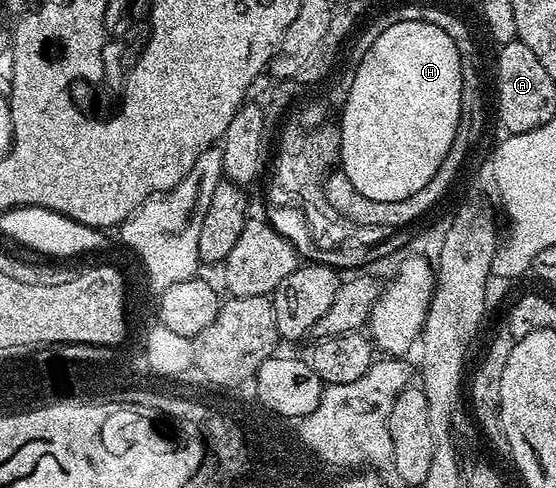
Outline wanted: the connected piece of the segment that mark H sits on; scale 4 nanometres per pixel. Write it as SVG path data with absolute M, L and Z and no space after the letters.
M395 22L395 26L387 26L383 34L379 34L371 50L364 54L361 61L355 64L352 69L353 81L351 90L347 94L345 107L340 109L339 127L341 130L341 151L339 153L339 168L347 178L351 180L355 190L366 198L374 199L378 202L399 202L400 199L411 198L417 191L421 190L431 178L435 178L436 171L439 170L451 150L451 142L457 133L460 116L460 92L463 90L463 78L461 77L461 55L455 46L455 42L439 26L431 26L430 22Z

